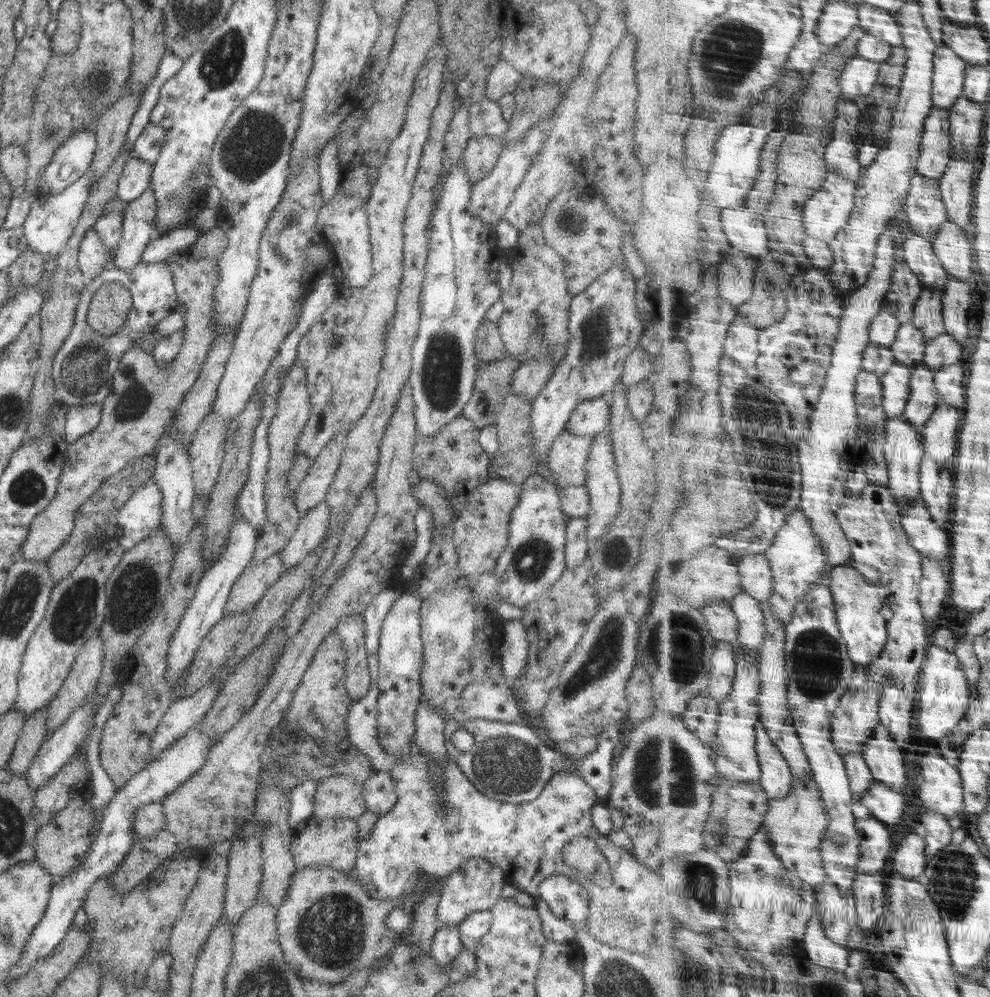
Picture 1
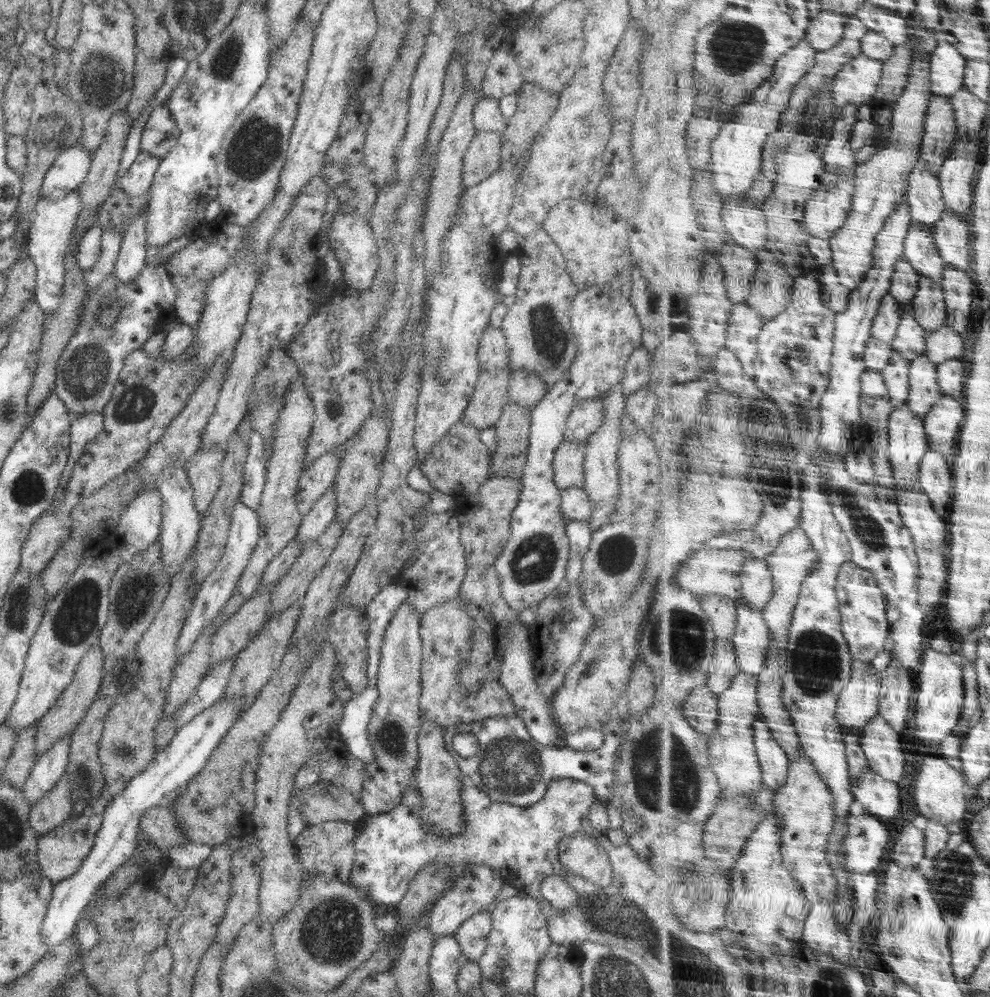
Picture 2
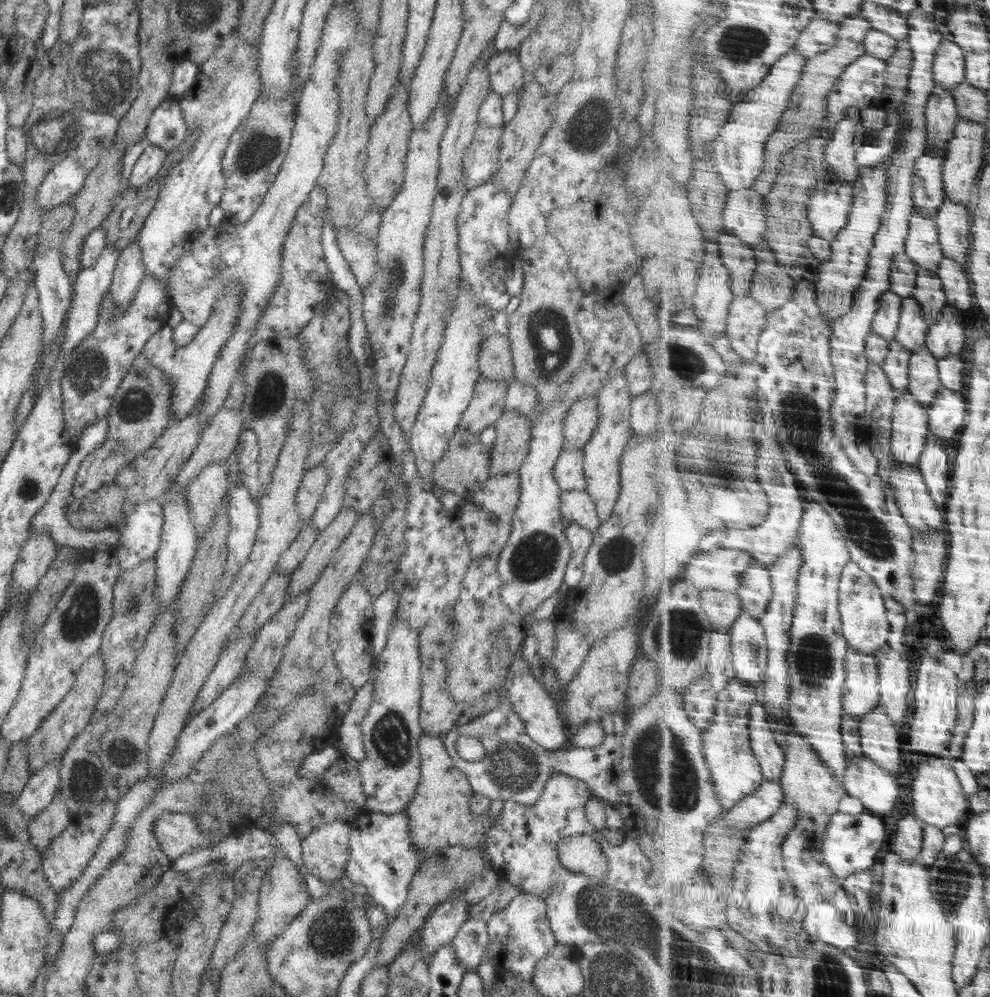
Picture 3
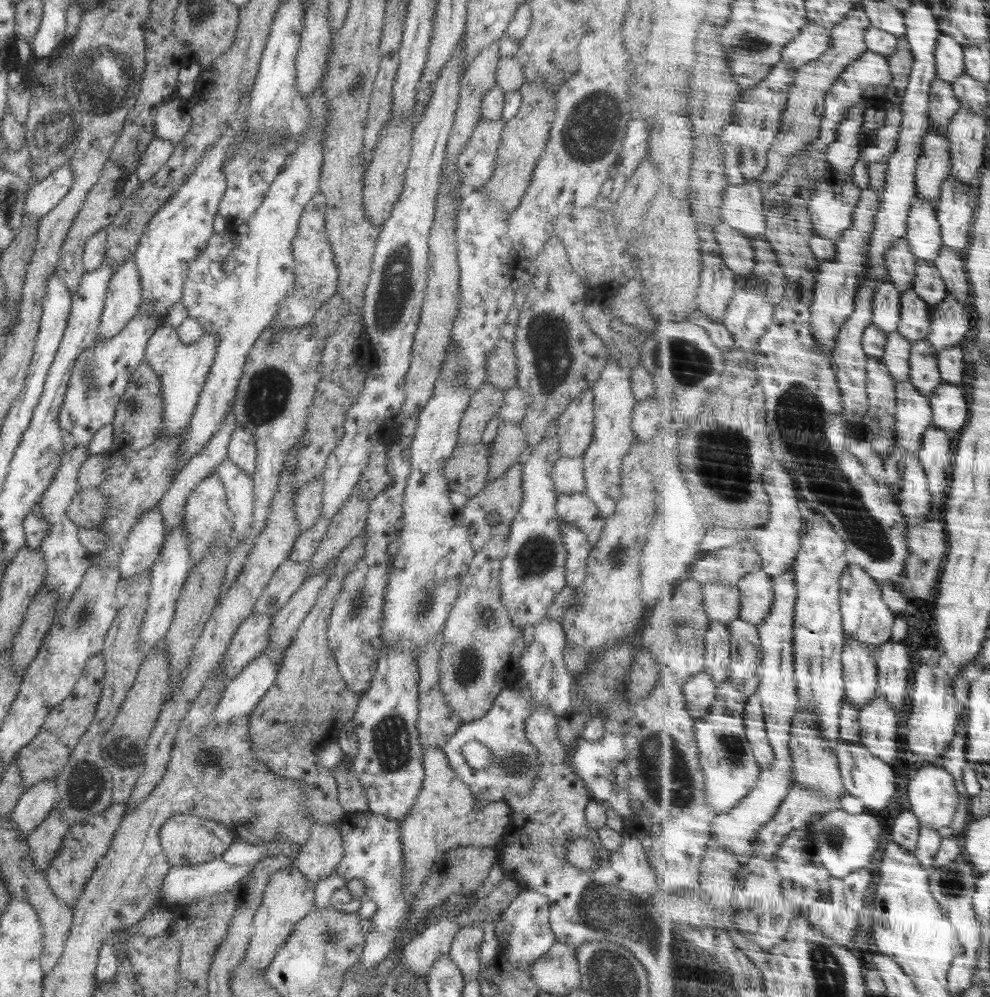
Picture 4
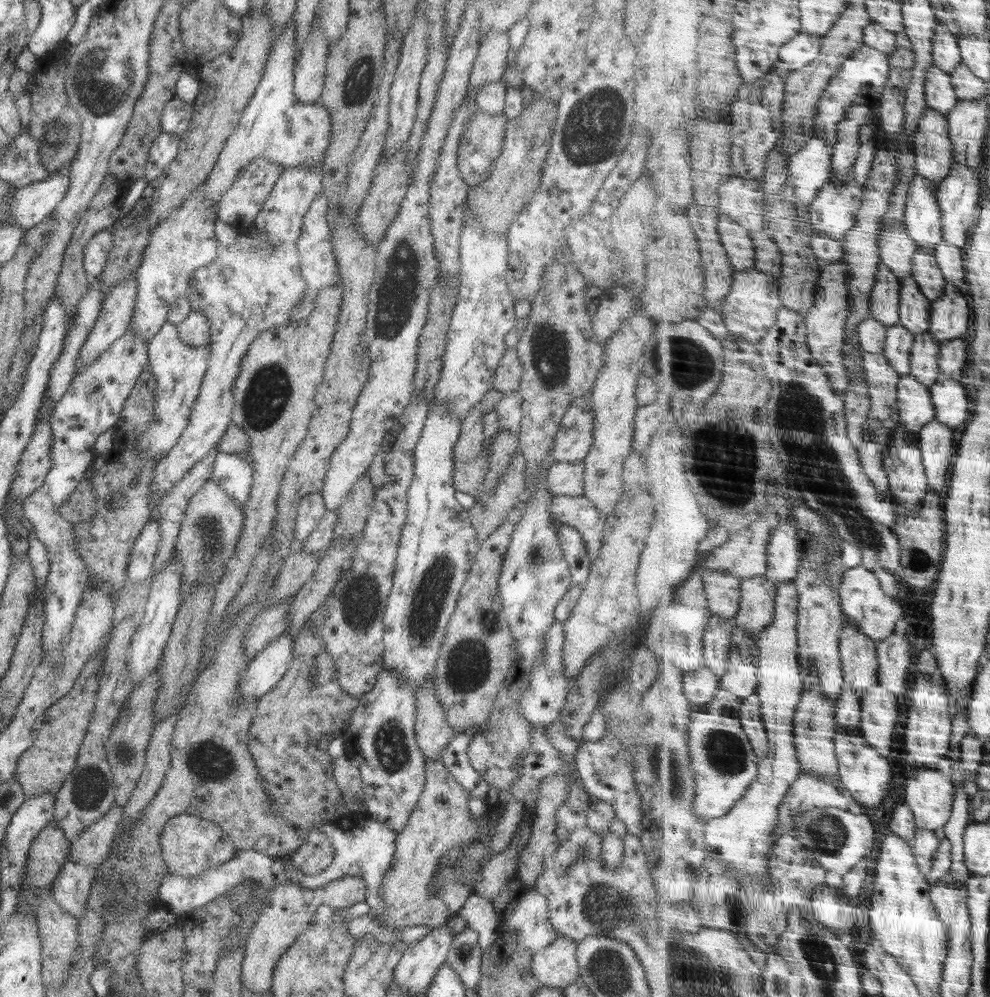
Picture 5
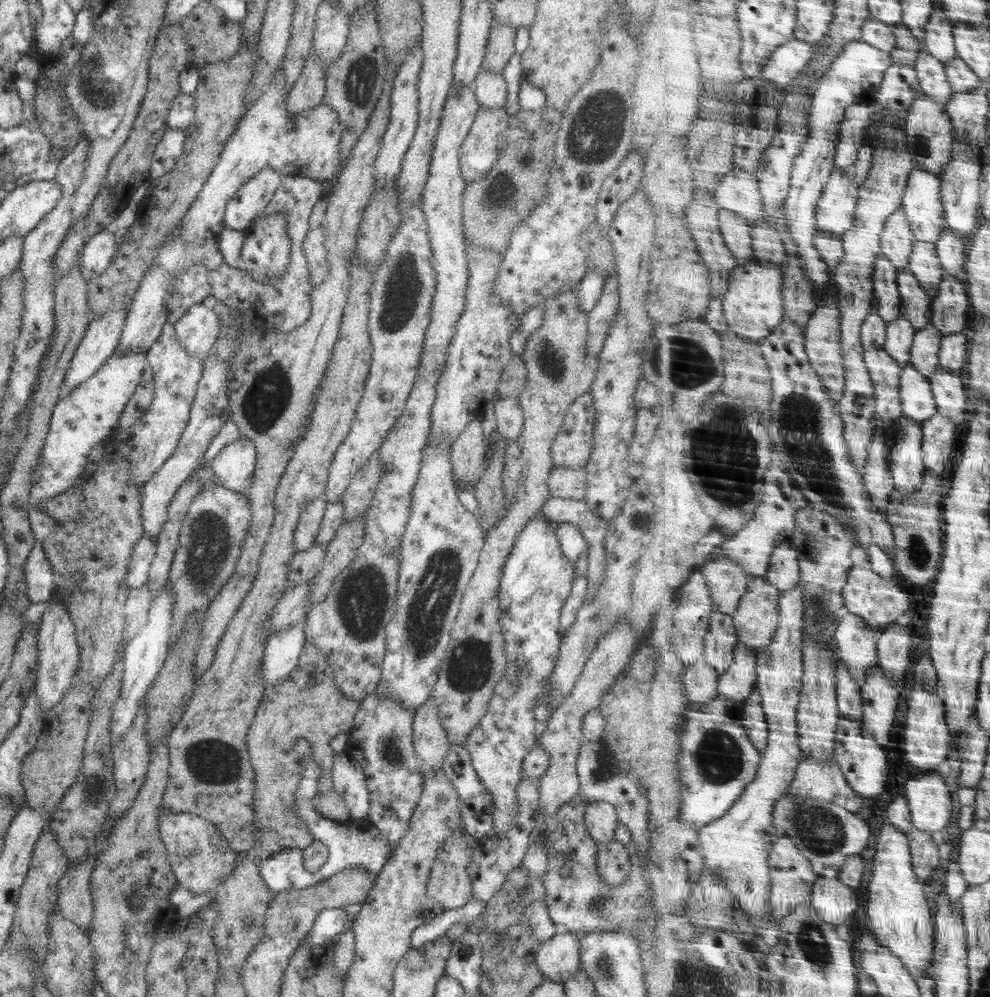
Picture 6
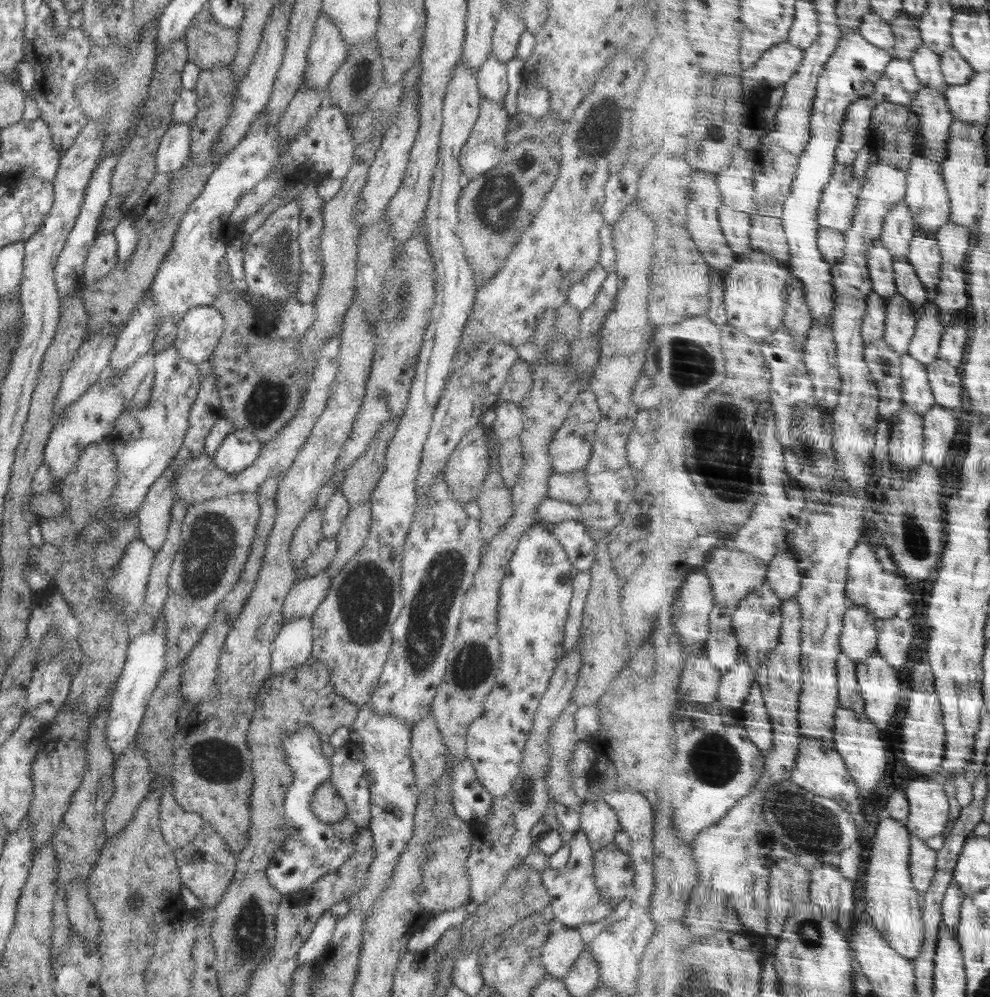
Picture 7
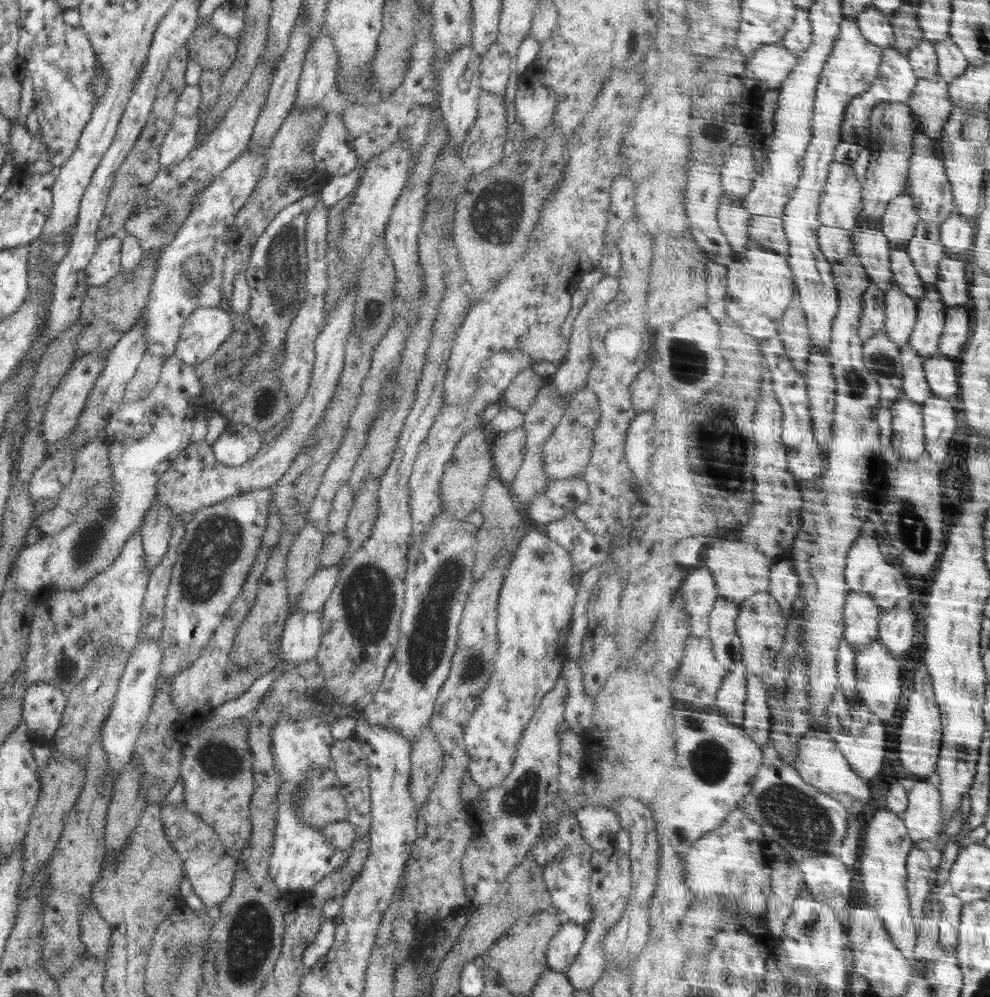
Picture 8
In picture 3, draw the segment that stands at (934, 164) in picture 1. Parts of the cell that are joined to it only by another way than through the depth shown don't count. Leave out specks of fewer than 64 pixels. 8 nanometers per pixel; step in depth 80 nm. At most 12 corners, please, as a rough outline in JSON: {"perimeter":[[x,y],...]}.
{"perimeter":[[937,86],[926,110],[929,152],[949,156],[960,114]]}

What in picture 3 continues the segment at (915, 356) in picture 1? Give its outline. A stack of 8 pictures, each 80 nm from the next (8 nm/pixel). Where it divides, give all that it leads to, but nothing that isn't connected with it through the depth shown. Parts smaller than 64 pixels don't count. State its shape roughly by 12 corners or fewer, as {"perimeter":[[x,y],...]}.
{"perimeter":[[905,297],[895,340],[914,352],[927,346],[931,326],[922,302]]}

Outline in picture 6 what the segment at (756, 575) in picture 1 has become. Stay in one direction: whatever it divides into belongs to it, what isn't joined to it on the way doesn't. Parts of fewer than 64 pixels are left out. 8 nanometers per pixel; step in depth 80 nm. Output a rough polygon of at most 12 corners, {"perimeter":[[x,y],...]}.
{"perimeter":[[766,577],[753,580],[733,615],[741,640],[773,643],[782,592]]}

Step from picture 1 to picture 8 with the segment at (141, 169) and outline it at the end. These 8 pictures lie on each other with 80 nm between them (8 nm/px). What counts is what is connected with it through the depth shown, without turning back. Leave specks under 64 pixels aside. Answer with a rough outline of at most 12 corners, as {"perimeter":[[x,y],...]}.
{"perimeter":[[176,114],[159,148],[161,166],[197,146],[198,115]]}

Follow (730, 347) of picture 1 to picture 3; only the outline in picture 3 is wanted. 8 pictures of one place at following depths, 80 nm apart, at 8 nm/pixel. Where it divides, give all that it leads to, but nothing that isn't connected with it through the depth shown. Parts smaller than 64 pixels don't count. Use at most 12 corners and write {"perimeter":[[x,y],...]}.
{"perimeter":[[735,297],[726,333],[744,360],[758,356],[765,306]]}

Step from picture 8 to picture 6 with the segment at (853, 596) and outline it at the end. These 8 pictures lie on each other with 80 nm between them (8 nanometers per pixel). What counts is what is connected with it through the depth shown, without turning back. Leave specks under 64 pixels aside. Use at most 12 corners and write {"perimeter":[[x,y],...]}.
{"perimeter":[[844,607],[835,638],[862,687],[879,665],[880,634]]}

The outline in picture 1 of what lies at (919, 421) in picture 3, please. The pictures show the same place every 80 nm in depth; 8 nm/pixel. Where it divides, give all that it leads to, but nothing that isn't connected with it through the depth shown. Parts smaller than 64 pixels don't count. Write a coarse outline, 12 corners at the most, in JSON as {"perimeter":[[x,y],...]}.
{"perimeter":[[905,414],[889,419],[885,456],[900,511],[922,492],[926,438]]}

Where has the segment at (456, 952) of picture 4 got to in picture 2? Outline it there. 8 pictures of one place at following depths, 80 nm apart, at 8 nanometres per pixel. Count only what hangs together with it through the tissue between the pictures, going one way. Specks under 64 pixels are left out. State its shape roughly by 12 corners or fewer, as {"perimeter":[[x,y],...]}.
{"perimeter":[[480,911],[454,934],[464,960],[478,963],[492,931],[489,913]]}

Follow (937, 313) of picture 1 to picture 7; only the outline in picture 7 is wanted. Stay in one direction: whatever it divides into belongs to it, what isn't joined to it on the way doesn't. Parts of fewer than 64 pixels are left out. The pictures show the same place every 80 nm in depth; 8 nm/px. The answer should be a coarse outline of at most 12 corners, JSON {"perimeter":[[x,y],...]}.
{"perimeter":[[918,231],[909,260],[930,297],[940,294],[944,261],[936,235]]}

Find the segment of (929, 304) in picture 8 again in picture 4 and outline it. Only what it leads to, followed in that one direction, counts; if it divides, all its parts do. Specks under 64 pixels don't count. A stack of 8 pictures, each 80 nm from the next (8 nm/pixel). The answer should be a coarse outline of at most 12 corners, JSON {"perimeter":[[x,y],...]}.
{"perimeter":[[929,339],[913,345],[911,381],[928,398],[944,382]]}

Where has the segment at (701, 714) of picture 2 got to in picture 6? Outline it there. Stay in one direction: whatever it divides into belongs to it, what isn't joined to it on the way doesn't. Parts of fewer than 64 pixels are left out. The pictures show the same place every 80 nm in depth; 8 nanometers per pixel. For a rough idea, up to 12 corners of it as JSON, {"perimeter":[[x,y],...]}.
{"perimeter":[[706,659],[685,673],[686,694],[703,705],[721,694],[721,672]]}

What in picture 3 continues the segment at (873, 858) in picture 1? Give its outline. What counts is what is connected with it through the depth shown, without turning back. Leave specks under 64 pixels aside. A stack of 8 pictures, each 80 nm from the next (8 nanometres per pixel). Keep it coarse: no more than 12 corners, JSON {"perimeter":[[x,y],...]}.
{"perimeter":[[838,813],[824,860],[845,879],[876,864],[888,828],[875,813]]}

